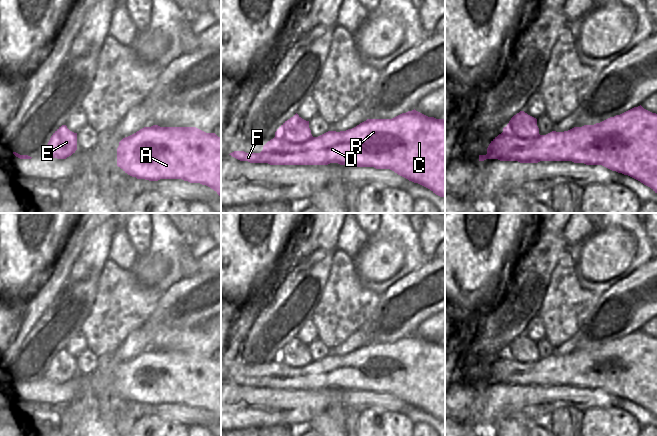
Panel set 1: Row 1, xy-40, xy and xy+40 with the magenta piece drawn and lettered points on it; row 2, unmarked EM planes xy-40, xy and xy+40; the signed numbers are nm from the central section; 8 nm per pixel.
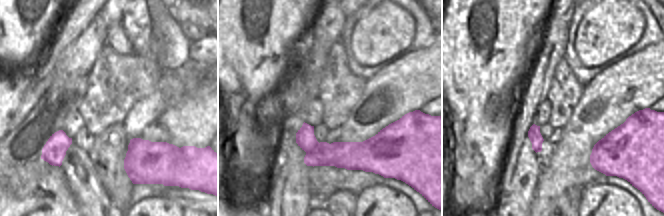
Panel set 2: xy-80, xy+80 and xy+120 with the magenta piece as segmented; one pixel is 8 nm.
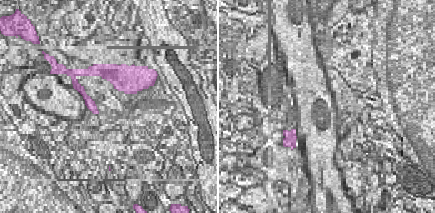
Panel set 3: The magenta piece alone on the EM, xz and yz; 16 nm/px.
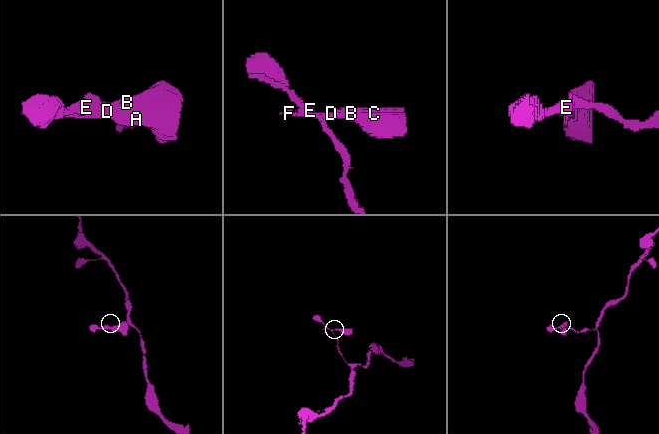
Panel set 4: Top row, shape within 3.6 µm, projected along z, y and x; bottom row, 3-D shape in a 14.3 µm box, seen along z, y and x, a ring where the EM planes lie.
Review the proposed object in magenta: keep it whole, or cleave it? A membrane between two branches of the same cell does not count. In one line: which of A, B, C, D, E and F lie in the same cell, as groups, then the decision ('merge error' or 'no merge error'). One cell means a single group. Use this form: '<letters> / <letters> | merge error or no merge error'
A B C D F / E | merge error

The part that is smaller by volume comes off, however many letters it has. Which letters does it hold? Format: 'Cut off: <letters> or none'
Cut off: A, B, C, D, F

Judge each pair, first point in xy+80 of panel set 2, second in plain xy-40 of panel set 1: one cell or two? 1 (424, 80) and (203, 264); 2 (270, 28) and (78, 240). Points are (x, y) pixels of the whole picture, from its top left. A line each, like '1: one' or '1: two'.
1: two
2: two

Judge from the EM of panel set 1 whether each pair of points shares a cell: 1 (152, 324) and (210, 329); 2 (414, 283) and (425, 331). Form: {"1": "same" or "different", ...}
{"1": "different", "2": "different"}

